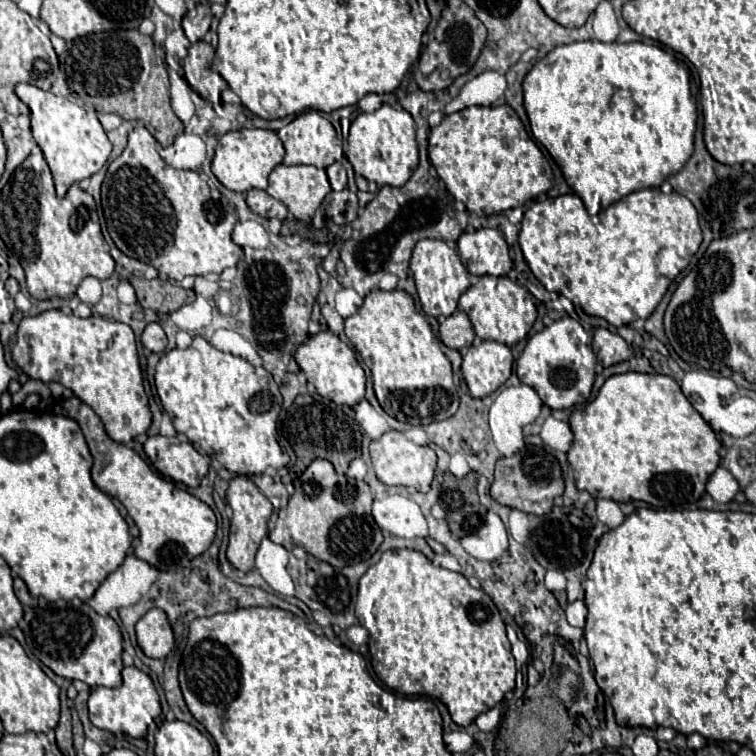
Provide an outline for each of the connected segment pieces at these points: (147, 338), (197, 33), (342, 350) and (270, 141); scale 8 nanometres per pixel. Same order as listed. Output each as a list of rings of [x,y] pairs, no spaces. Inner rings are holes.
[[[153,322],[153,324],[147,324],[147,328],[143,330],[141,342],[151,352],[163,352],[165,346],[167,346],[167,336],[165,336],[163,328],[157,322]]]
[[[197,4],[193,10],[189,10],[183,16],[183,30],[191,44],[199,42],[207,34],[211,20],[213,20],[213,14],[209,10],[209,4]]]
[[[321,332],[317,336],[311,336],[307,344],[303,344],[297,350],[295,360],[301,366],[301,370],[307,374],[307,380],[315,386],[317,394],[321,394],[323,398],[345,406],[355,406],[365,398],[365,382],[367,382],[365,372],[357,362],[355,352],[335,334]]]
[[[249,128],[249,130],[237,130],[227,132],[223,138],[219,138],[215,158],[211,162],[211,170],[217,176],[217,180],[233,190],[233,192],[247,192],[253,188],[267,188],[267,176],[271,170],[283,162],[285,150],[283,144],[273,130],[261,130],[261,128]]]

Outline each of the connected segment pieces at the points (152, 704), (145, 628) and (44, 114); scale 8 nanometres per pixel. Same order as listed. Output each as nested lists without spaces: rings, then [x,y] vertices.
[[[135,666],[123,668],[123,684],[119,688],[105,688],[105,686],[95,686],[89,696],[89,720],[93,726],[109,730],[109,732],[119,732],[127,734],[133,738],[143,738],[147,734],[147,726],[161,714],[161,704],[159,704],[159,694],[151,682],[151,678],[137,670]]]
[[[149,610],[135,626],[137,644],[149,658],[165,658],[173,650],[173,630],[163,610]]]
[[[17,84],[15,92],[31,108],[33,138],[51,168],[57,198],[63,198],[73,182],[89,178],[103,168],[111,154],[111,142],[97,118],[97,112],[85,110],[63,96],[55,96],[53,92],[45,92],[31,84]]]

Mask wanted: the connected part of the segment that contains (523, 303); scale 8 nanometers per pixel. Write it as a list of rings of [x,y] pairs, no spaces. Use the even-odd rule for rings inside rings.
[[[481,276],[479,282],[473,284],[459,298],[459,310],[463,310],[469,316],[471,324],[475,328],[475,334],[481,340],[495,340],[495,342],[503,342],[507,346],[523,340],[537,318],[537,308],[531,302],[531,294],[517,282],[509,280],[507,276],[501,276],[501,278]]]

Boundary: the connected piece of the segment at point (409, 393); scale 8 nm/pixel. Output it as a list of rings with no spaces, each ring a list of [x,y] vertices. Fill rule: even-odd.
[[[371,290],[359,312],[345,320],[345,336],[361,358],[367,358],[377,400],[389,416],[417,426],[447,420],[457,412],[459,396],[453,384],[451,362],[407,292]]]

